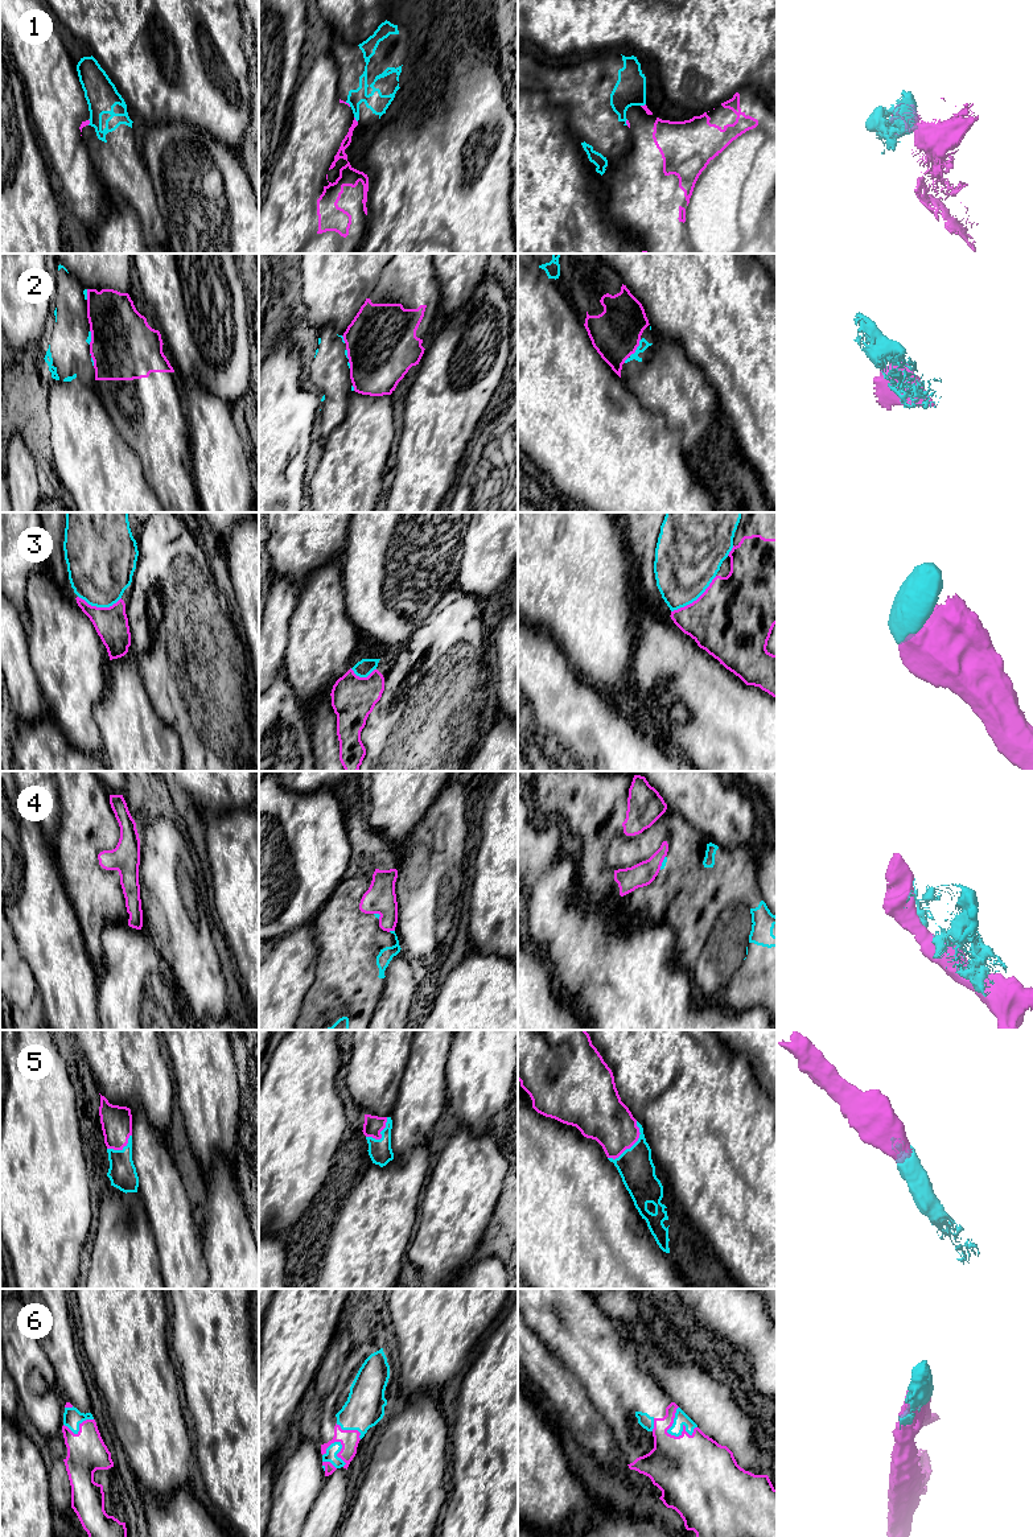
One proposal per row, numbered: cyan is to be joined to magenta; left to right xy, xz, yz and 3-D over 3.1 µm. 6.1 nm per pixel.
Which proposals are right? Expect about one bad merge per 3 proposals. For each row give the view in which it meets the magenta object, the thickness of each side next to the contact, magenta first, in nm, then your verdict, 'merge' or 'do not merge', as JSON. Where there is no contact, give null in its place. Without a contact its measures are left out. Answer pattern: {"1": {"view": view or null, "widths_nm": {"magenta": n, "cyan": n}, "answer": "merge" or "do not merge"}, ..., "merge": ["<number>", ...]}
{"1": {"view": "xz", "widths_nm": {"magenta": 50, "cyan": 120}, "answer": "do not merge"}, "2": {"view": "yz", "widths_nm": {"magenta": 300, "cyan": 60}, "answer": "do not merge"}, "3": {"view": "yz", "widths_nm": {"magenta": 480, "cyan": 380}, "answer": "merge"}, "4": {"view": "xz", "widths_nm": {"magenta": 190, "cyan": 90}, "answer": "do not merge"}, "5": {"view": "yz", "widths_nm": {"magenta": 300, "cyan": 220}, "answer": "merge"}, "6": {"view": "yz", "widths_nm": {"magenta": 400, "cyan": 80}, "answer": "merge"}, "merge": ["3", "5", "6"]}

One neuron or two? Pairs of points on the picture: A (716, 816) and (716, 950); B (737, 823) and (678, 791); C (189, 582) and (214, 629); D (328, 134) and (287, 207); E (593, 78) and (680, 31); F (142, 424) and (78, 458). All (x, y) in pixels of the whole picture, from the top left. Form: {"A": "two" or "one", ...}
{"A": "two", "B": "one", "C": "one", "D": "one", "E": "two", "F": "two"}

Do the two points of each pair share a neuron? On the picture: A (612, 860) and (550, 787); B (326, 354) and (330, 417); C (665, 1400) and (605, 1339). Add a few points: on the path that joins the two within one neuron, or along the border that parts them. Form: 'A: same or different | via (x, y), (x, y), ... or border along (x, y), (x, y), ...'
A: different | border along (618, 833), (605, 854), (605, 864), (613, 872)
B: same | via (330, 370), (330, 402)
C: same | via (645, 1420), (629, 1409), (605, 1385), (605, 1368)

